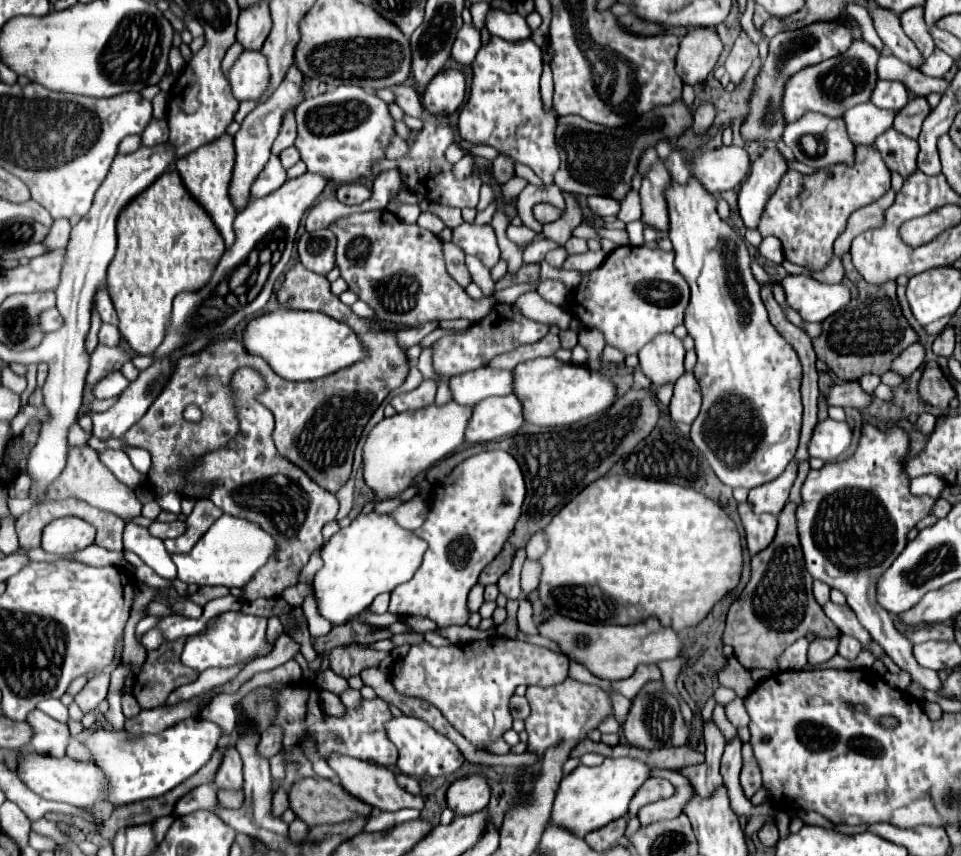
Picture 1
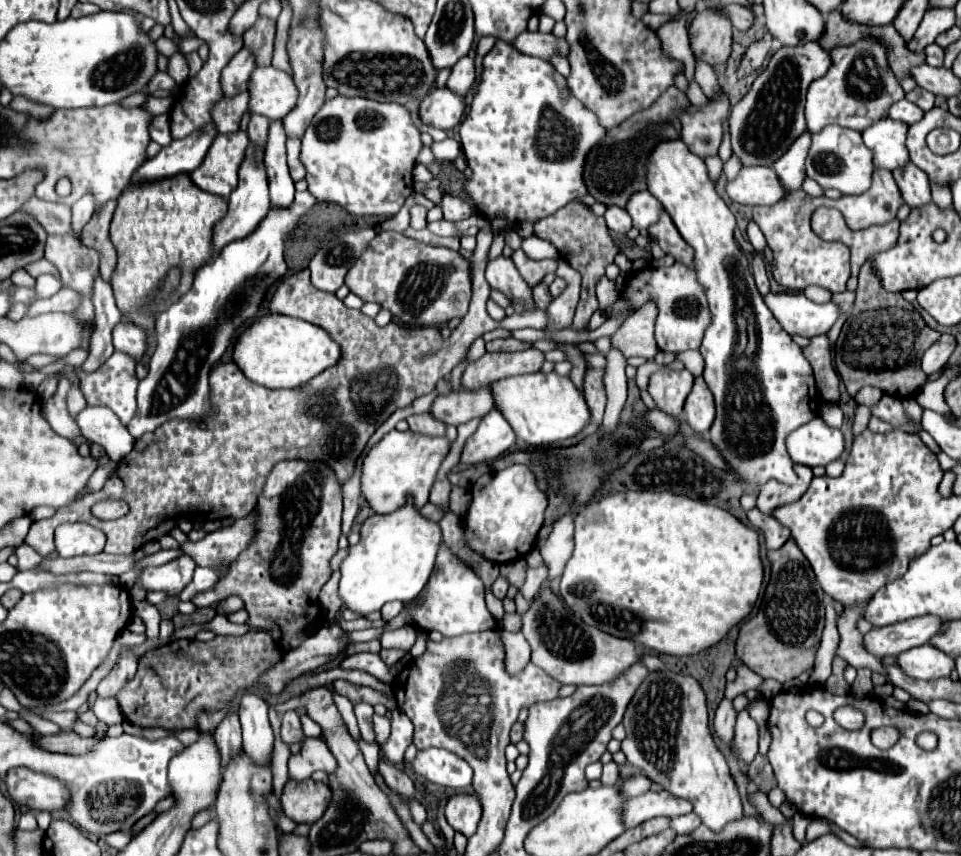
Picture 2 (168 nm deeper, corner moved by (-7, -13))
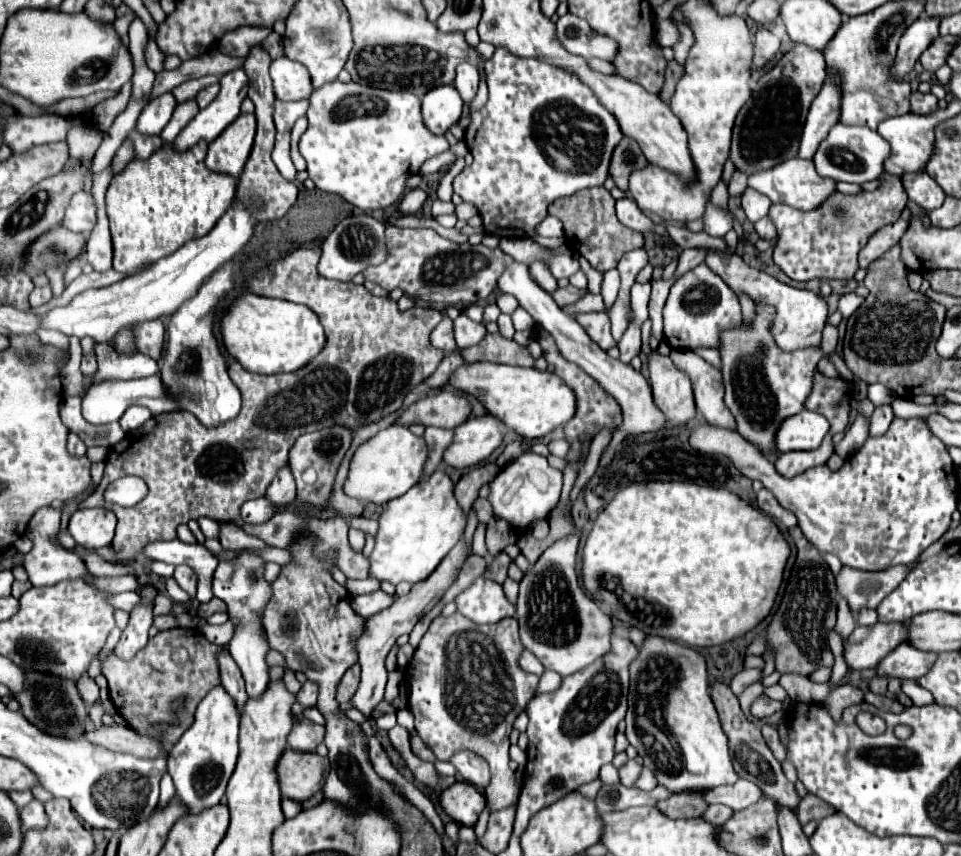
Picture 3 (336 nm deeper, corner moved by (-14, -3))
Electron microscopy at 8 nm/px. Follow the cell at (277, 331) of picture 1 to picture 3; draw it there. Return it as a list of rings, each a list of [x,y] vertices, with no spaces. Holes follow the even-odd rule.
[[[252,292],[238,296],[230,304],[222,318],[220,332],[228,354],[246,370],[256,374],[296,372],[306,366],[326,344],[324,328],[310,308],[278,298],[262,298]]]

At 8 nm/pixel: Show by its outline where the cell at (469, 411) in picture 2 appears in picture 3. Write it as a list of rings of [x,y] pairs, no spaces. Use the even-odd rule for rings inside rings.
[[[436,392],[432,396],[420,398],[408,406],[396,420],[398,426],[436,426],[436,428],[456,428],[470,418],[470,404],[458,392]]]

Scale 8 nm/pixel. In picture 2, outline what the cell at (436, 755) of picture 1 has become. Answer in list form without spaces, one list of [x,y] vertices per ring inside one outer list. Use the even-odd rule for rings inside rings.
[[[445,748],[419,750],[417,756],[409,762],[409,766],[417,776],[423,776],[433,784],[455,790],[467,788],[473,776],[471,766]]]

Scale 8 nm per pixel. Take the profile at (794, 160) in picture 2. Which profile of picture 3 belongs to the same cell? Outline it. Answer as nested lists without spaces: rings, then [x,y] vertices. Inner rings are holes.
[[[830,76],[826,78],[828,80],[824,80],[822,90],[818,92],[818,96],[810,106],[806,126],[802,132],[798,158],[810,160],[818,144],[826,138],[826,132],[830,132],[830,128],[838,122],[838,84],[834,84]]]

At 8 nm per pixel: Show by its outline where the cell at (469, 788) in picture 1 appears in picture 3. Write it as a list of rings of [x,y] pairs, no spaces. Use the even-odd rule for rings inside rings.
[[[454,782],[440,792],[440,806],[458,824],[474,826],[482,808],[486,806],[486,798],[476,786],[468,782]]]

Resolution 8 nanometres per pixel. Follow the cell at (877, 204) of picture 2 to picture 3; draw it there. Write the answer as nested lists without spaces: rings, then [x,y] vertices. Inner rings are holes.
[[[882,174],[882,188],[870,194],[830,196],[818,210],[802,212],[786,204],[772,204],[768,216],[778,228],[778,242],[774,246],[774,262],[784,270],[792,280],[806,282],[812,278],[838,278],[850,280],[858,270],[858,252],[866,246],[866,240],[886,224],[892,224],[900,218],[908,196],[902,188],[900,178]]]

